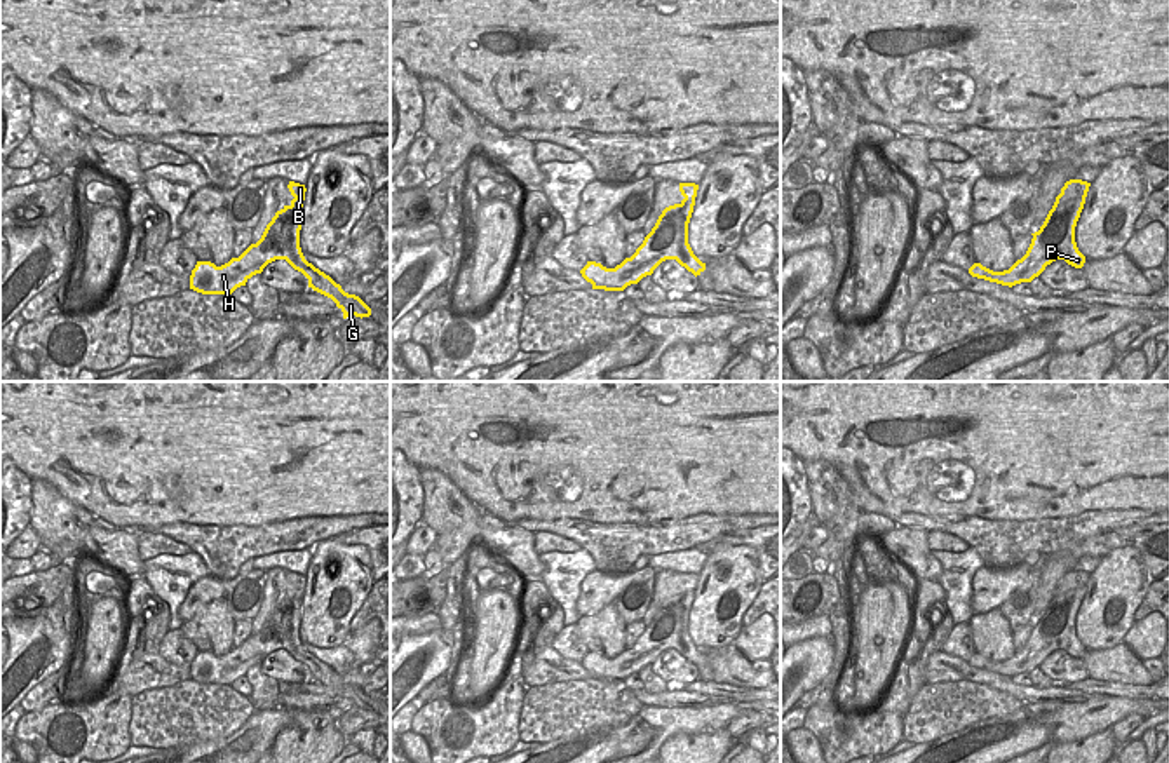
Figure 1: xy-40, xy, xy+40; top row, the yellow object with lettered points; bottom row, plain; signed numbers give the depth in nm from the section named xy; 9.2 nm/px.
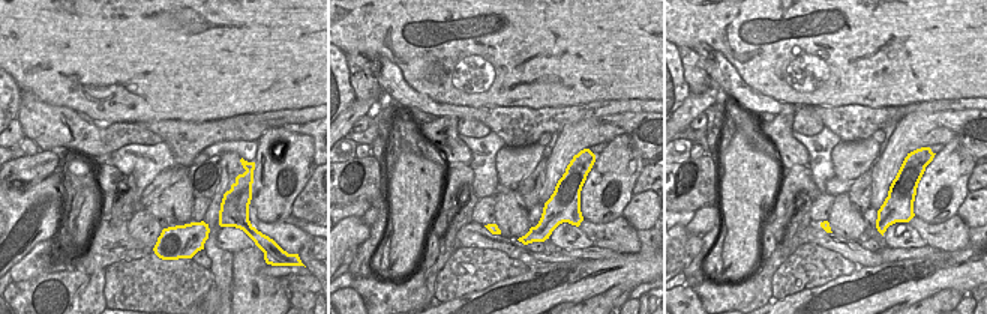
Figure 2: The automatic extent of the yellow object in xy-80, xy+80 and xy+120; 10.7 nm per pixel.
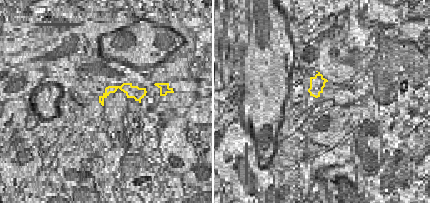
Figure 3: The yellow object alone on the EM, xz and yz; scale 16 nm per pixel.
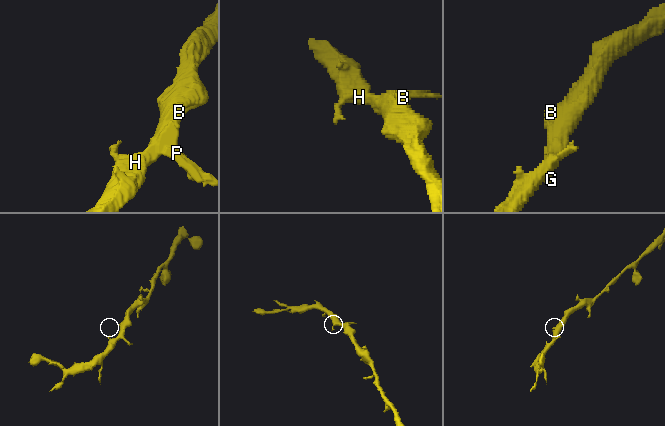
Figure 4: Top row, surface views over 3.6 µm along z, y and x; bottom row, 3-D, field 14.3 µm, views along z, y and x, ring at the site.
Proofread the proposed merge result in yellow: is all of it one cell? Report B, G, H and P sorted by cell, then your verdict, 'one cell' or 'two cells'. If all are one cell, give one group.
B G H P; one cell

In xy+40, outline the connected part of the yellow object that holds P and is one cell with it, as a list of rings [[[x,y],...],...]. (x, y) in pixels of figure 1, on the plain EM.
[[[1082,570],[1064,573],[1044,615],[1038,622],[1031,624],[1033,629],[1026,645],[1009,660],[993,662],[981,653],[974,653],[969,664],[1012,678],[1021,672],[1031,672],[1056,650],[1064,650],[1068,655],[1082,658],[1085,646],[1077,638],[1075,617],[1084,599],[1089,577],[1091,573]]]

